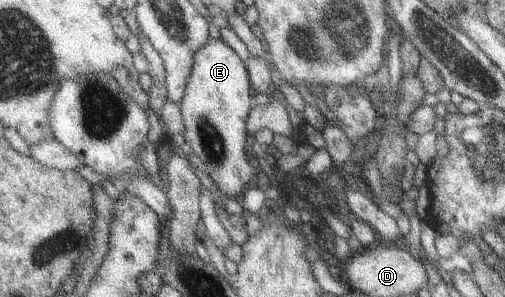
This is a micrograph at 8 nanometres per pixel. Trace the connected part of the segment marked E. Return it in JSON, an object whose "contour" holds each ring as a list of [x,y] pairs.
{"contour":[[[212,38],[196,50],[179,103],[185,127],[183,136],[187,151],[216,183],[214,203],[218,209],[224,208],[226,199],[237,199],[256,175],[246,157],[246,117],[255,106],[253,97],[245,62],[221,38]]]}

